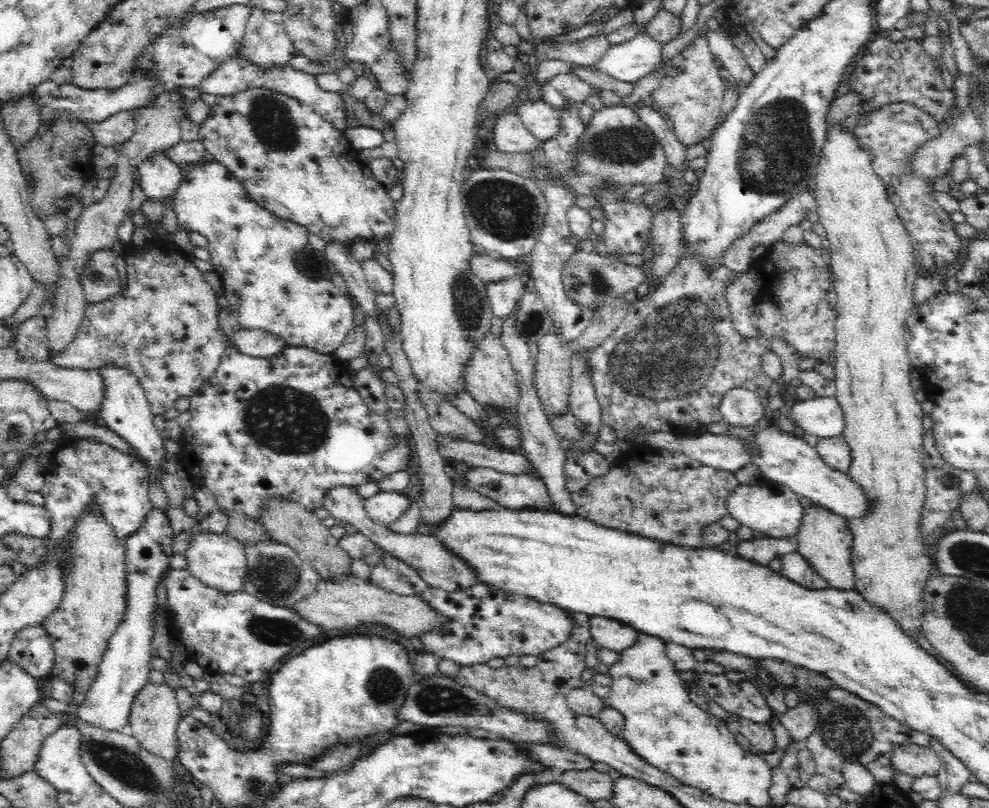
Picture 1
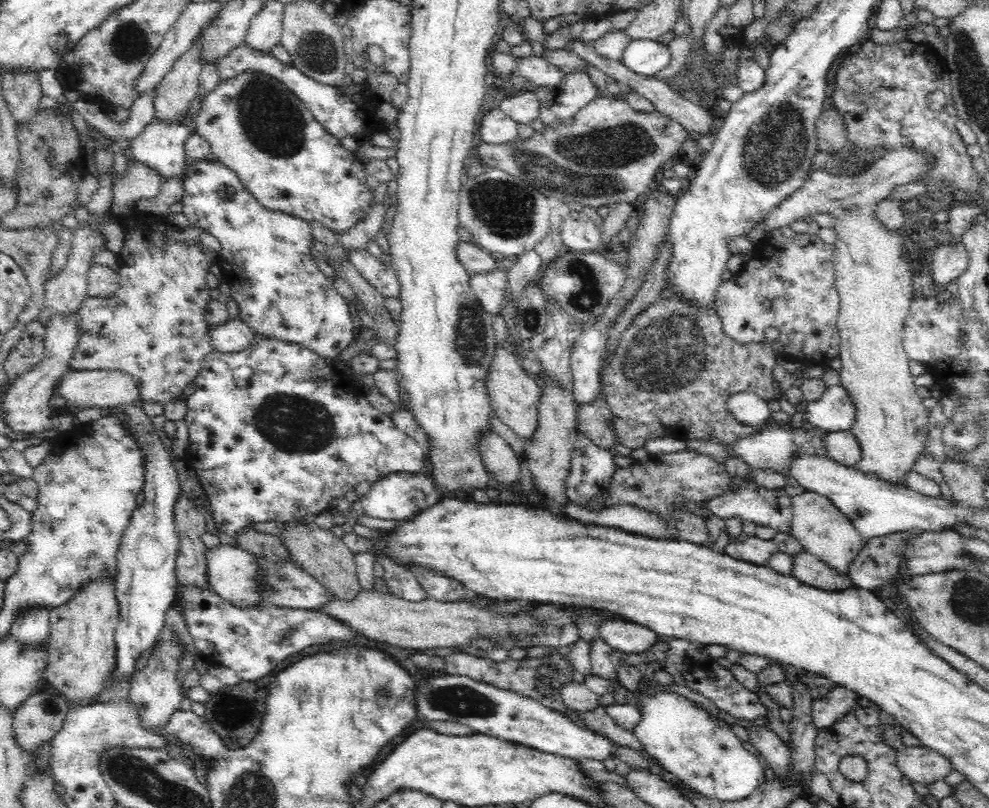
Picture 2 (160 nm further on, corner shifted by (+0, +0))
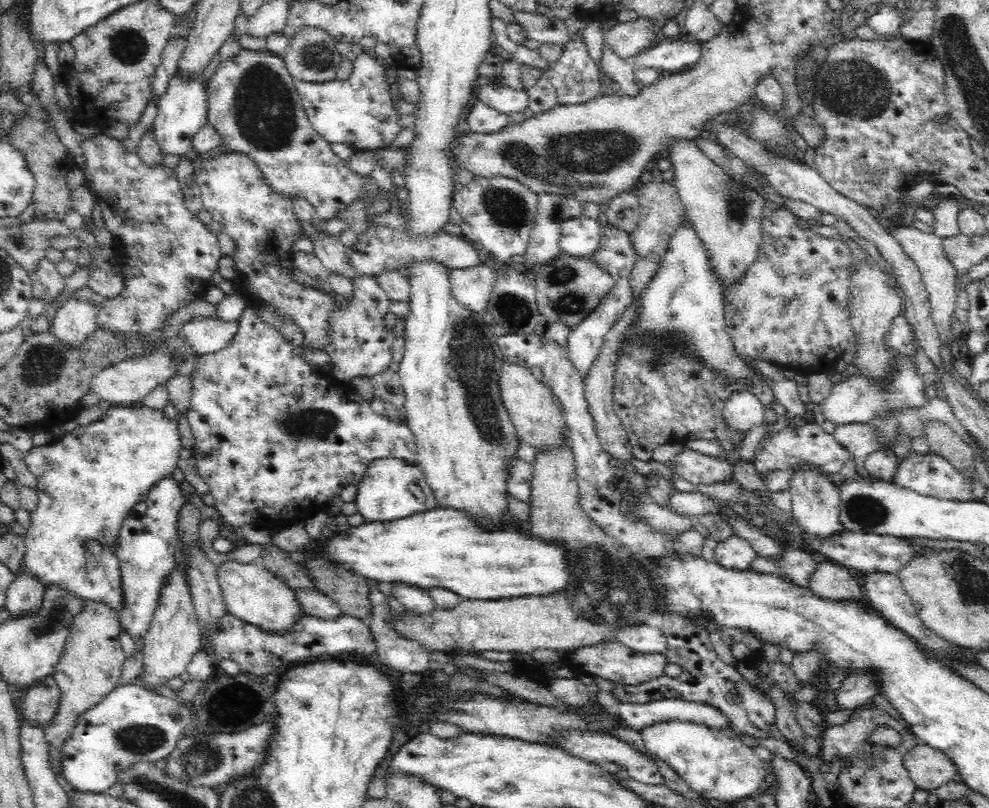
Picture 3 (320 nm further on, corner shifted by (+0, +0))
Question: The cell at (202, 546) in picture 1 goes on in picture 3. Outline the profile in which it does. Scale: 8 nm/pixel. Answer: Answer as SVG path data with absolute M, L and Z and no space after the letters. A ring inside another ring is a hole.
M226 560L217 566L217 579L227 613L245 622L260 626L267 632L286 632L302 616L294 592L265 568L256 564L244 564L236 560Z

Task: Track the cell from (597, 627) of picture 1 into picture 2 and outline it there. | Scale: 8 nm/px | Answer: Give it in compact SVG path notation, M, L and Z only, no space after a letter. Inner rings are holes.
M619 618L602 620L598 633L600 639L622 654L644 652L660 640L654 632L645 627Z

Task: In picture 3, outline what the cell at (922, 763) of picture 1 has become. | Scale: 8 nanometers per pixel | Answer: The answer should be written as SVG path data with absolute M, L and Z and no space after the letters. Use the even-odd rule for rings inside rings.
M921 742L905 754L903 765L918 789L931 792L941 784L952 781L957 774L950 757Z

